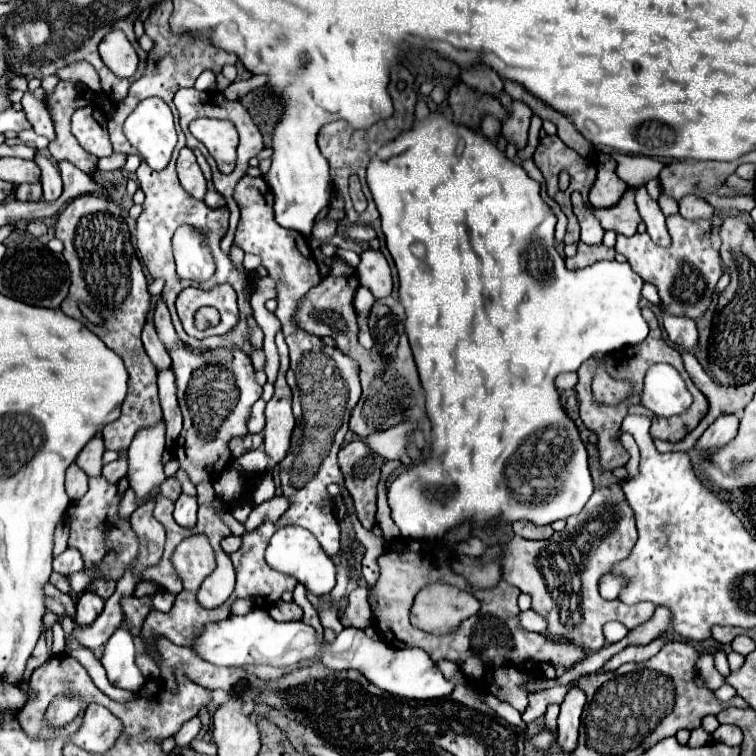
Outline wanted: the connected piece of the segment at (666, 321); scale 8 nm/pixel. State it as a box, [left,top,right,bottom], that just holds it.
[663,311,697,349]

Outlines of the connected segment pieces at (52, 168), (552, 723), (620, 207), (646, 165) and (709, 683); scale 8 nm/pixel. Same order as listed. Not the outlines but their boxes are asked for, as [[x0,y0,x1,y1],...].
[[35,153,63,201],[545,703,559,733],[607,189,641,237],[609,153,663,187],[697,655,725,689]]

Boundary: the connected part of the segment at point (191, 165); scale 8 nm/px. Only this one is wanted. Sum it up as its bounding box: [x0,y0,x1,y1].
[177,147,207,199]

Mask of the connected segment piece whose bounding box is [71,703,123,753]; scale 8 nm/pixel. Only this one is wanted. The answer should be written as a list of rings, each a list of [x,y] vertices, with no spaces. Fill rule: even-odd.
[[[93,703],[85,709],[83,725],[71,737],[71,741],[87,743],[87,751],[91,753],[105,753],[107,749],[113,747],[121,729],[123,725],[117,717],[113,717],[105,707]],[[87,733],[97,733],[97,735],[87,735]]]

